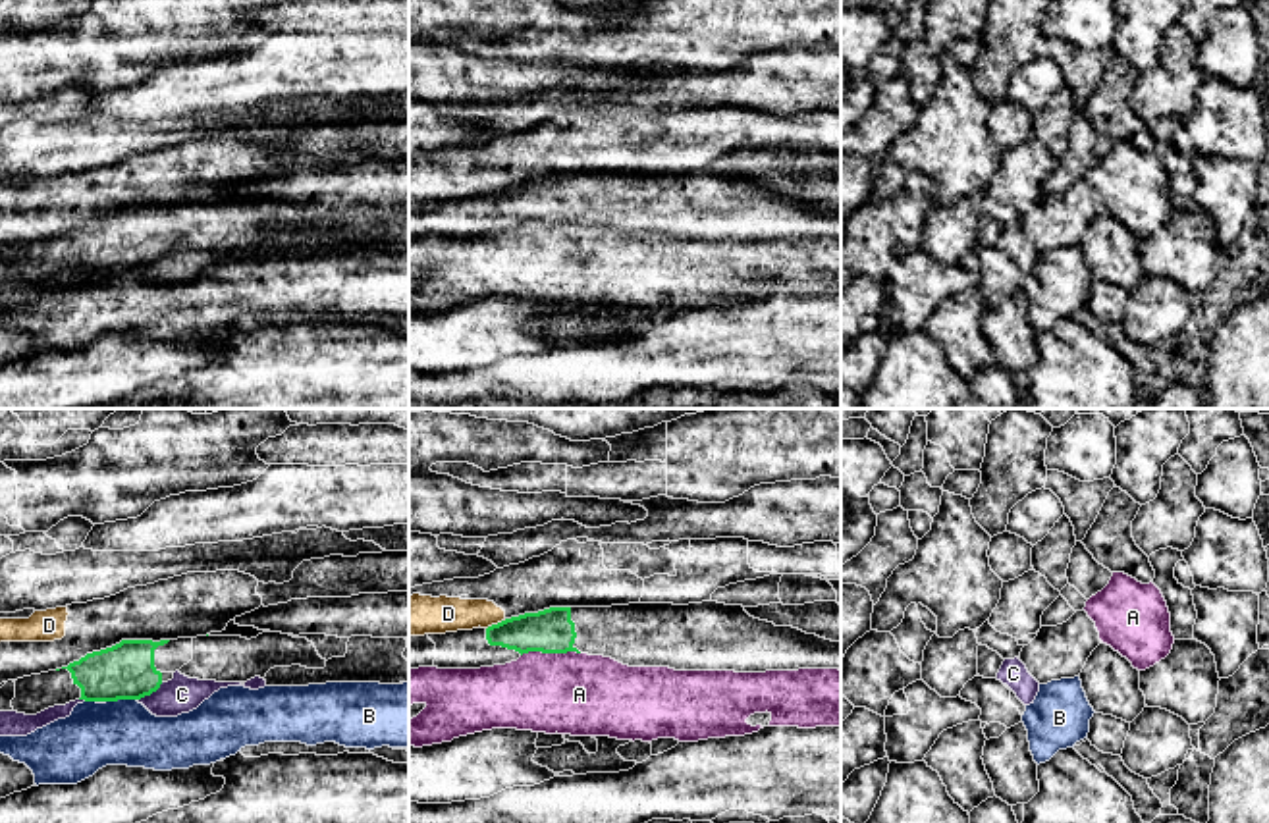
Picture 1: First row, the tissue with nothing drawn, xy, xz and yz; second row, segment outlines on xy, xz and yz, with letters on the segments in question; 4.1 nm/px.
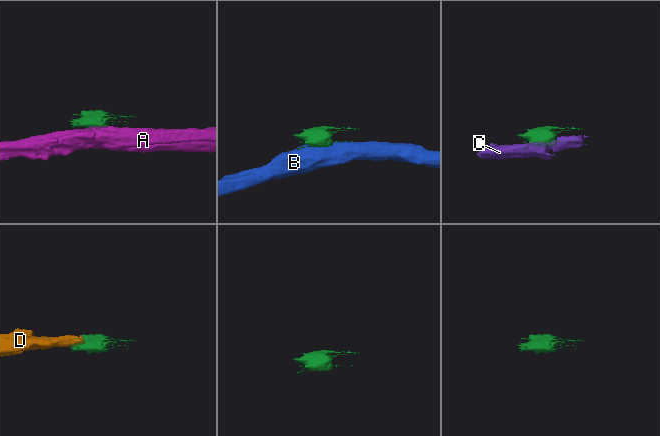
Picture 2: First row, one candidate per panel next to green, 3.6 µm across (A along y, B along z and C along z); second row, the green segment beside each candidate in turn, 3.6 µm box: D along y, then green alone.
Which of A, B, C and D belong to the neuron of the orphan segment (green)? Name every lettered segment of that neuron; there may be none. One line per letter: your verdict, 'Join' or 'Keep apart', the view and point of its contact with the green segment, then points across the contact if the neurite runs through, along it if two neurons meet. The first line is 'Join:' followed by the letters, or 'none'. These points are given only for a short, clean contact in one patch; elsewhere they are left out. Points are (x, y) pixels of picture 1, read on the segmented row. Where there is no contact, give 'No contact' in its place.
Join: none
A: Keep apart. Touches green at xz (550, 652). Boundary: xz (579, 652), (525, 652), (521, 656)
B: Keep apart. Touches green at xy (120, 698)
C: Keep apart. Touches green at xy (149, 694)
D: Keep apart. Touches green at xz (498, 623). Boundary: xz (506, 619), (486, 629)

